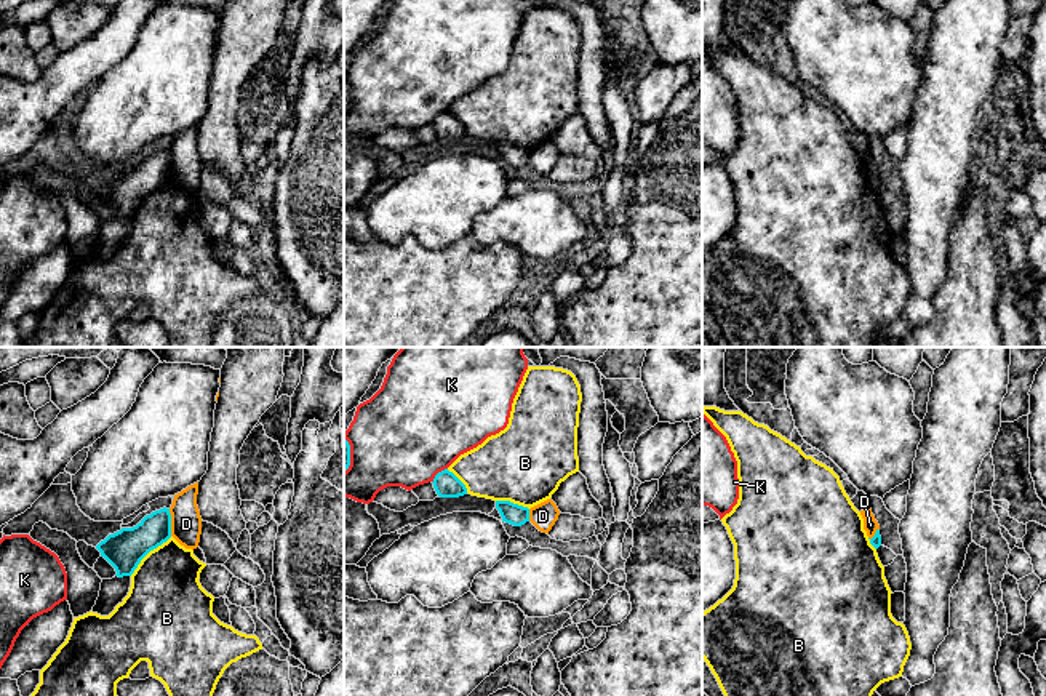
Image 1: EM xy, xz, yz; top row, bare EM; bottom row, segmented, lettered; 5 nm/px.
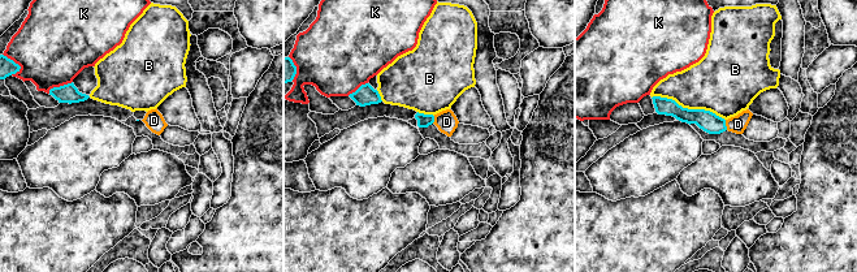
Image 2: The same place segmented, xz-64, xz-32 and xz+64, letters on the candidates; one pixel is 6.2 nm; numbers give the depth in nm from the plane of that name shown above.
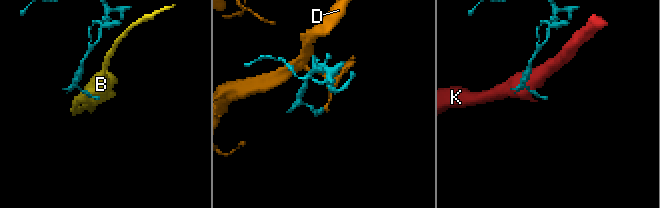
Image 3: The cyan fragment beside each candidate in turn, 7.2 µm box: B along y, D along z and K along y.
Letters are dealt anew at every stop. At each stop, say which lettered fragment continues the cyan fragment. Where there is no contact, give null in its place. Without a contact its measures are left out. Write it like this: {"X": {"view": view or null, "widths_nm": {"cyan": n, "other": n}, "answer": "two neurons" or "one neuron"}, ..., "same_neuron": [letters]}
{"B": {"view": "xy", "widths_nm": {"cyan": 200, "other": 360}, "answer": "two neurons"}, "D": {"view": "xy", "widths_nm": {"cyan": 190, "other": 160}, "answer": "two neurons"}, "K": {"view": "xz", "widths_nm": {"cyan": 130, "other": 500}, "answer": "two neurons"}, "same_neuron": []}

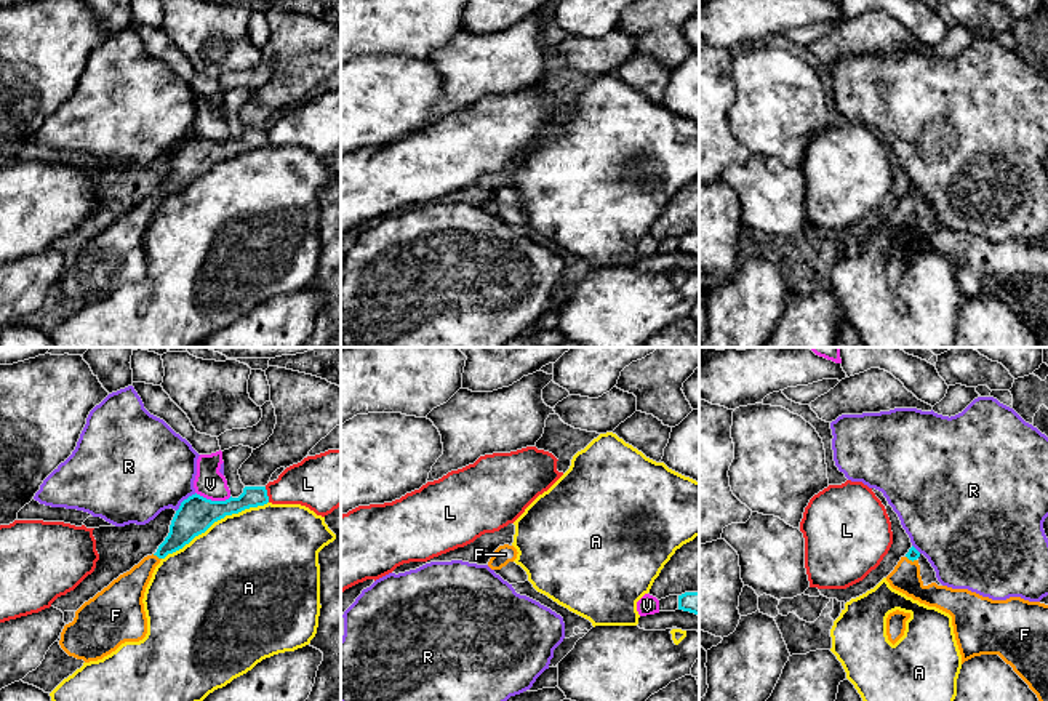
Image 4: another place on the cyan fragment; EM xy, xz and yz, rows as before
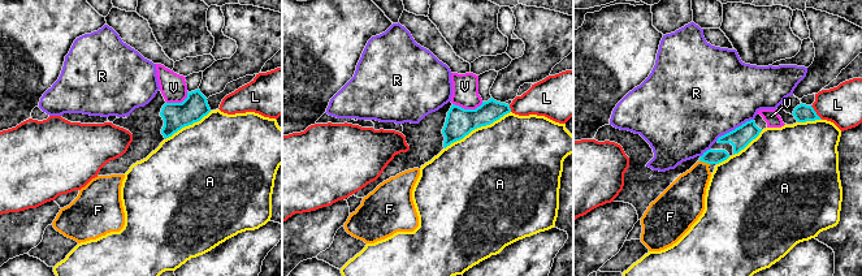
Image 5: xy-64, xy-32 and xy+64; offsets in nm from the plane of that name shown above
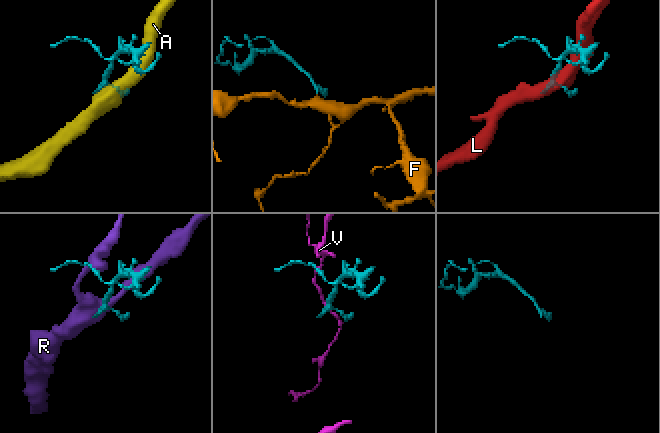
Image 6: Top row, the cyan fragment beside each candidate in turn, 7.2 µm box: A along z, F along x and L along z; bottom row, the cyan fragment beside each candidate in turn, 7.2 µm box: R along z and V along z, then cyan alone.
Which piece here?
{"A": {"view": "xy", "widths_nm": {"cyan": 190, "other": 480}, "answer": "two neurons"}, "F": {"view": "xy", "widths_nm": {"cyan": 170, "other": 180}, "answer": "one neuron"}, "L": {"view": "xy", "widths_nm": {"cyan": 110, "other": 260}, "answer": "two neurons"}, "R": {"view": "xy", "widths_nm": {"cyan": 190, "other": 460}, "answer": "two neurons"}, "V": {"view": "xy", "widths_nm": {"cyan": 190, "other": 150}, "answer": "two neurons"}, "same_neuron": ["F"]}

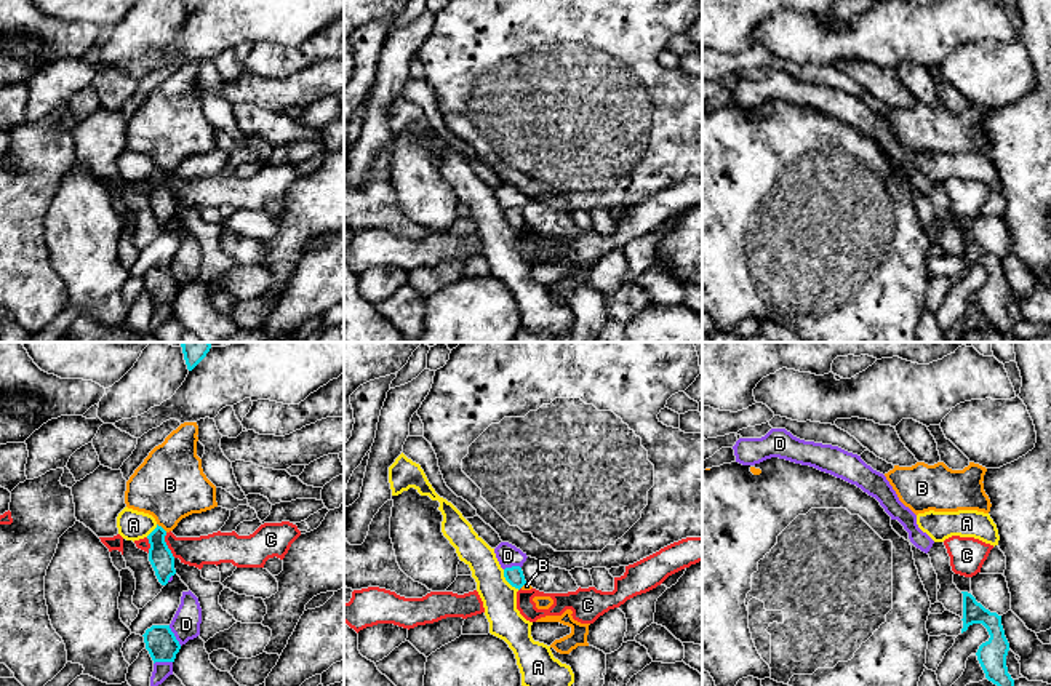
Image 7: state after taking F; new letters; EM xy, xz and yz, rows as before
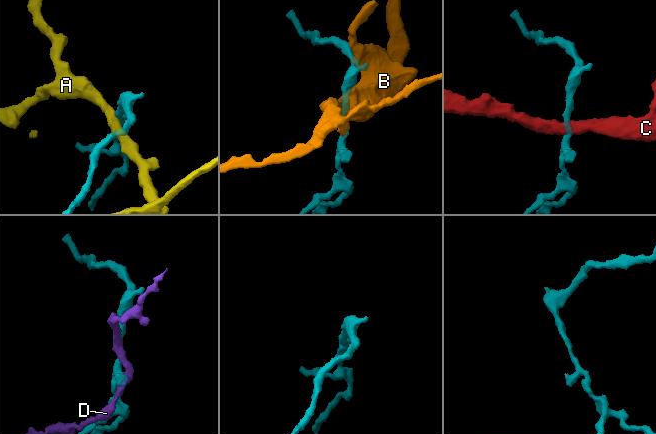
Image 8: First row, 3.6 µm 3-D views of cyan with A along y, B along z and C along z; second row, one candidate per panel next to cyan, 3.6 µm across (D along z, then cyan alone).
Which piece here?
{"A": {"view": "xz", "widths_nm": {"cyan": 90, "other": 180}, "answer": "two neurons"}, "B": {"view": "xy", "widths_nm": {"cyan": 120, "other": 360}, "answer": "two neurons"}, "C": {"view": "xy", "widths_nm": {"cyan": 120, "other": 160}, "answer": "two neurons"}, "D": {"view": "xy", "widths_nm": {"cyan": 160, "other": 140}, "answer": "two neurons"}, "same_neuron": []}

